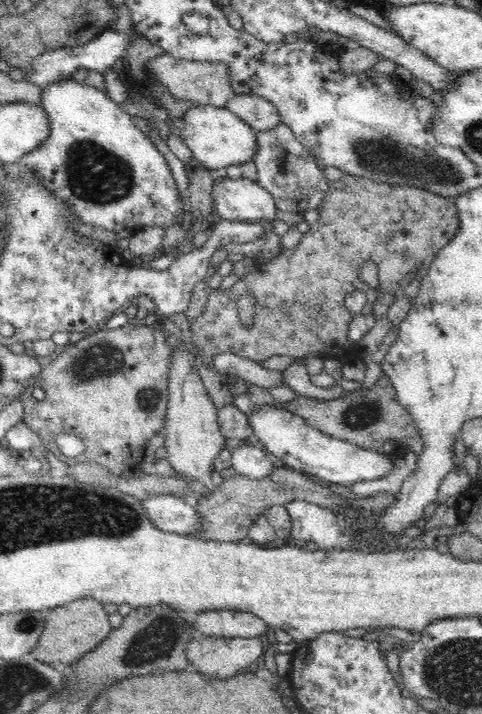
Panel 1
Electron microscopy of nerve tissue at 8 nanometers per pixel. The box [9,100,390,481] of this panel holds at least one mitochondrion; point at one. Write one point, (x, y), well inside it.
(94, 174)

